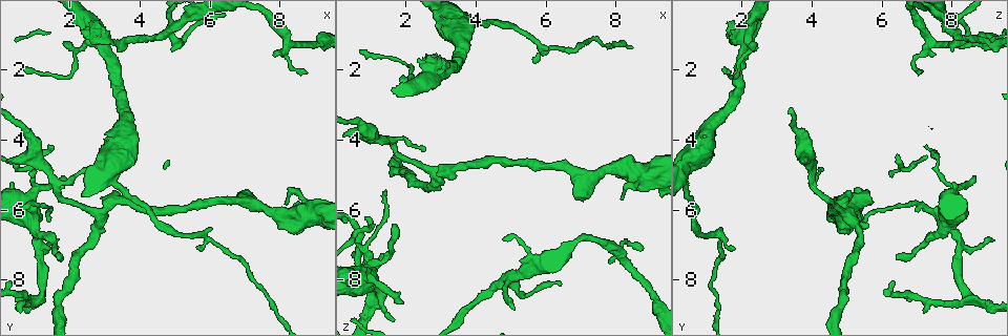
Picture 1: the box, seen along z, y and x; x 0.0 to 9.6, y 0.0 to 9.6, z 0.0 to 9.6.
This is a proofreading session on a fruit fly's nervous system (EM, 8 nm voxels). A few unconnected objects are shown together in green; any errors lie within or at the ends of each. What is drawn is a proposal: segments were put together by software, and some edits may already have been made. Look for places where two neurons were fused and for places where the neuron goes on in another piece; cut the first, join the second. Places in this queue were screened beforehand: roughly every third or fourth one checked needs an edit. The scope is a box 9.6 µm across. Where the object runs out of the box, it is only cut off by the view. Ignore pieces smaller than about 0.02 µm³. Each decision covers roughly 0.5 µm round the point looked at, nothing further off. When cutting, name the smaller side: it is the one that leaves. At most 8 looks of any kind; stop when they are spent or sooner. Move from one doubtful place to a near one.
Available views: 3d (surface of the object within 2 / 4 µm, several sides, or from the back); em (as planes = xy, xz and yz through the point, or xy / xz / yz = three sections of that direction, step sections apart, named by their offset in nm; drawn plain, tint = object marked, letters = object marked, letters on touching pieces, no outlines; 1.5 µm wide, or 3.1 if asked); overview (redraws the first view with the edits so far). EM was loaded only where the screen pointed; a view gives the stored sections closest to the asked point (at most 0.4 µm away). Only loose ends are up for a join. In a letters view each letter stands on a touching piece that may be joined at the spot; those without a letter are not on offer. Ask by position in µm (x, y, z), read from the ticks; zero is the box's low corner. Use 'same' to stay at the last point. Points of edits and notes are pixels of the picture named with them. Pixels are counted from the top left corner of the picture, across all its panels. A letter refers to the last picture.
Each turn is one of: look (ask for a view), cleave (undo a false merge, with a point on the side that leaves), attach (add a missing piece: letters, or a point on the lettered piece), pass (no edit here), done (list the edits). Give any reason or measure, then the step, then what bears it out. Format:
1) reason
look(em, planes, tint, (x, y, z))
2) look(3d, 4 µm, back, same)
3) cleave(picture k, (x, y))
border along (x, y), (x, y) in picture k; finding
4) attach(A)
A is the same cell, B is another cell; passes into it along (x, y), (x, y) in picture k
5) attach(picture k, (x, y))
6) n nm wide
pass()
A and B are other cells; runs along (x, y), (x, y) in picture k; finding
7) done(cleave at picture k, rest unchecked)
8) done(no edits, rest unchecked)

branch stops here
look(3d, 4 µm, (1.85, 5.10, 8.60))

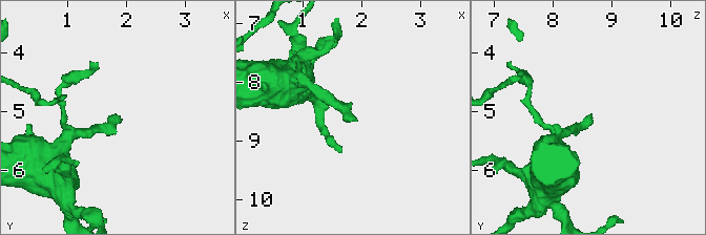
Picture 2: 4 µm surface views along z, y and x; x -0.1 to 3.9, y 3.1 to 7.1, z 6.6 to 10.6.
look(em, planes, letters, (1.85, 5.05, 8.65))

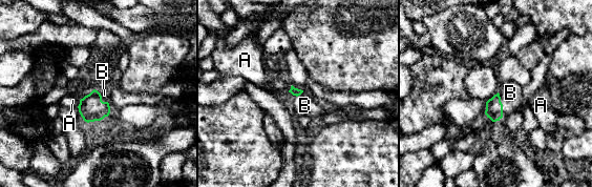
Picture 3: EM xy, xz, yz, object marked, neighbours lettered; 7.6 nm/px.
attach(B)
B is the same cell, A is another cell; passes into it along (493, 110), (502, 104), (510, 92) in picture 3; the neuron continues

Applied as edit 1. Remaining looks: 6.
abrupt turn
look(3d, 2 µm, (5.80, 6.75, 1.40))

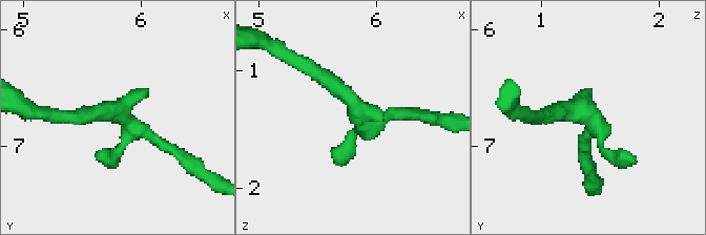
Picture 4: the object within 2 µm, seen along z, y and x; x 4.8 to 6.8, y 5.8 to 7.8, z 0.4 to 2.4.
now the EM
look(em, xy, step 4, tint, (5.90, 6.80, 1.48))

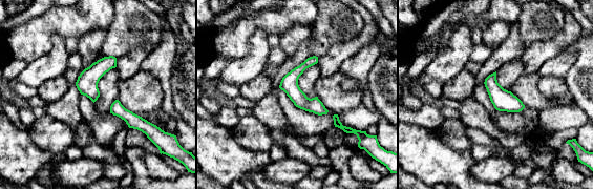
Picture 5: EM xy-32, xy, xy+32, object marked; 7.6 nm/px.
see the neighbours
look(em, xy, step 4, letters, same)

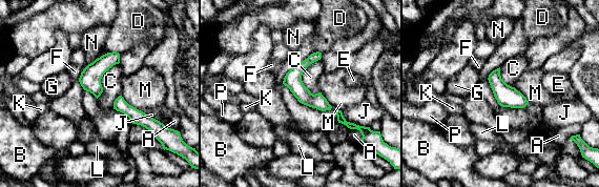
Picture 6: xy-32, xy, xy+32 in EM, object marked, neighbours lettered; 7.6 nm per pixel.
pass()
A, B, C, D, E, F, G, J, K, L, M, N and P are other cells; border along (121, 95), (129, 104), (147, 115) in picture 6; one neuron here

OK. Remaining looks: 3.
sharp bend
look(3d, 2 µm, (4.85, 0.85, 8.05))

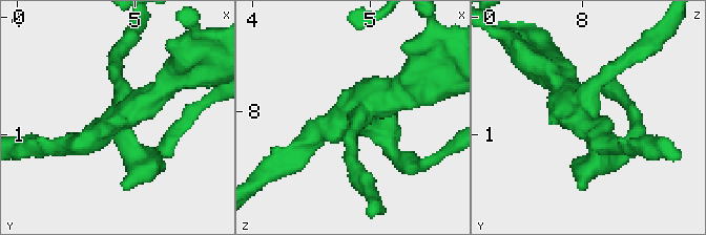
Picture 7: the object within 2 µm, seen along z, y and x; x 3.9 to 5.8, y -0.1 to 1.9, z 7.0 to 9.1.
4 arms; shape alone is not enough
look(em, planes, letters, (4.86, 0.84, 8.00))

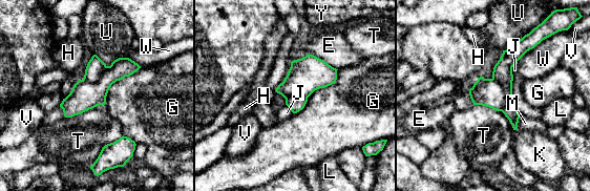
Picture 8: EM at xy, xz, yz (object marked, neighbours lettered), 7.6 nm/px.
240 nm wide
cleave(picture 8, (502, 72))
E, G, H, J, K, L, M, T, U, V, W and Y are other cells; two neurons meet here

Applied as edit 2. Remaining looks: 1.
done(attach at picture 3, cleave at picture 8, rest unchecked)

